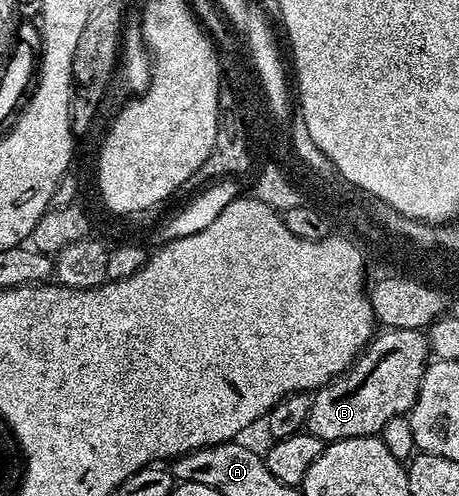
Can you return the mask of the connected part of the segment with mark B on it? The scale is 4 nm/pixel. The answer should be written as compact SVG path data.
M388 328L372 336L346 372L311 396L306 431L324 442L379 436L389 418L407 416L421 390L429 363L427 337L418 328Z

